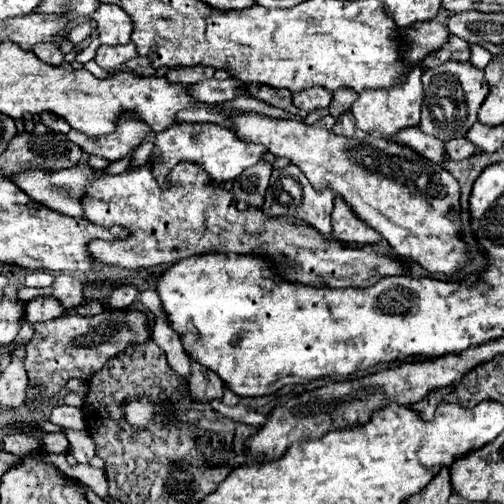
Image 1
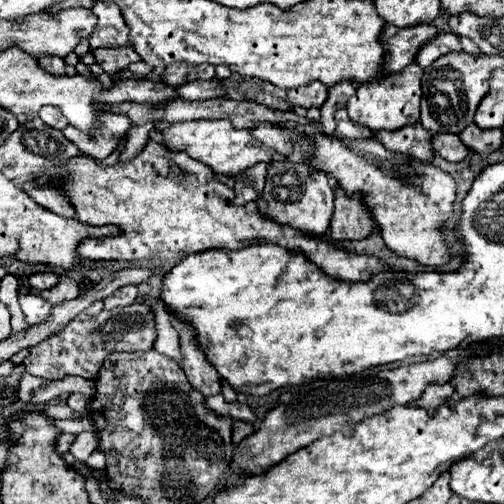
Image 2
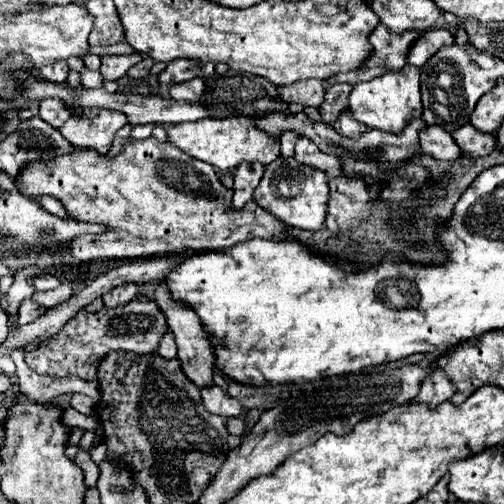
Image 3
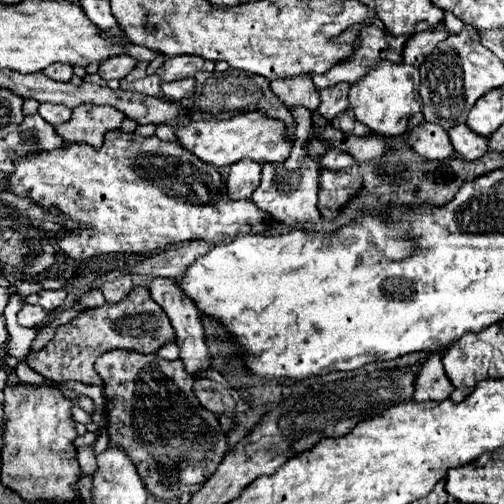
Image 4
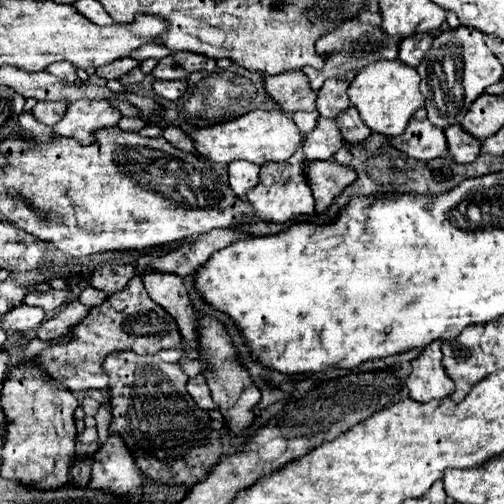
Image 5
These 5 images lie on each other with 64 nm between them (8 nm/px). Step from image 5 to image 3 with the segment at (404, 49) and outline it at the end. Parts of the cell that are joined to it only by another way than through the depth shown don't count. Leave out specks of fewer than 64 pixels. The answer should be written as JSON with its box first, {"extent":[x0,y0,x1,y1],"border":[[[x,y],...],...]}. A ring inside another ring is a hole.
{"extent":[408,30,454,66],"border":[[[428,30],[420,38],[420,44],[412,48],[412,56],[408,56],[408,62],[412,66],[424,66],[428,58],[432,58],[442,46],[454,44],[454,34],[450,30]]]}

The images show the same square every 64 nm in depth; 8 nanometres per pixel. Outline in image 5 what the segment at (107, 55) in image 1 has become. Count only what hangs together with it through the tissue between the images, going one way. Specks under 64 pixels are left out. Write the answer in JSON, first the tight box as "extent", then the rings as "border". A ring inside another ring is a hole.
{"extent":[96,58,138,80],"border":[[[120,58],[120,60],[114,60],[114,62],[110,62],[110,64],[106,64],[106,66],[100,66],[98,70],[96,70],[96,74],[100,76],[100,78],[106,78],[106,80],[114,80],[114,78],[122,78],[124,74],[128,74],[130,70],[134,70],[138,66],[138,62],[134,60],[134,58]]]}

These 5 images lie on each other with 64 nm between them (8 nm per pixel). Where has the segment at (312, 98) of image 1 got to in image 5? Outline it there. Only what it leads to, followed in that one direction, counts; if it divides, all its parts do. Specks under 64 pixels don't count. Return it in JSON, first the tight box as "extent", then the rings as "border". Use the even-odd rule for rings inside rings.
{"extent":[264,72,316,114],"border":[[[284,72],[284,76],[266,76],[264,82],[268,94],[282,106],[284,112],[292,114],[296,110],[316,110],[316,92],[312,92],[304,72]]]}

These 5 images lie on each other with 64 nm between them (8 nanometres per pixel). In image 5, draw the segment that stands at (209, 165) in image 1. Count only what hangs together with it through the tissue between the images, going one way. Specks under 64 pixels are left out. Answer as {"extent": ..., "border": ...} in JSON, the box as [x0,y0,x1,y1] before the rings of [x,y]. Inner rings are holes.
{"extent":[188,112,300,164],"border":[[[248,112],[240,118],[206,126],[206,128],[196,128],[188,134],[194,142],[196,154],[216,162],[216,164],[230,164],[234,160],[250,160],[254,164],[266,164],[266,162],[284,162],[286,158],[292,156],[292,152],[300,144],[300,130],[294,124],[292,116],[286,112]]]}

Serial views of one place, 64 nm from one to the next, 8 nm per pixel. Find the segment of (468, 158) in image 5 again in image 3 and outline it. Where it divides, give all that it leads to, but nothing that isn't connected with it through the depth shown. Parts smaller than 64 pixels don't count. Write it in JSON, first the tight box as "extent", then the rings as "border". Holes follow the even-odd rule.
{"extent":[454,124,496,158],"border":[[[464,124],[464,128],[458,128],[454,134],[454,140],[464,150],[464,154],[472,158],[488,156],[492,150],[496,150],[496,136],[476,130],[472,124]]]}

